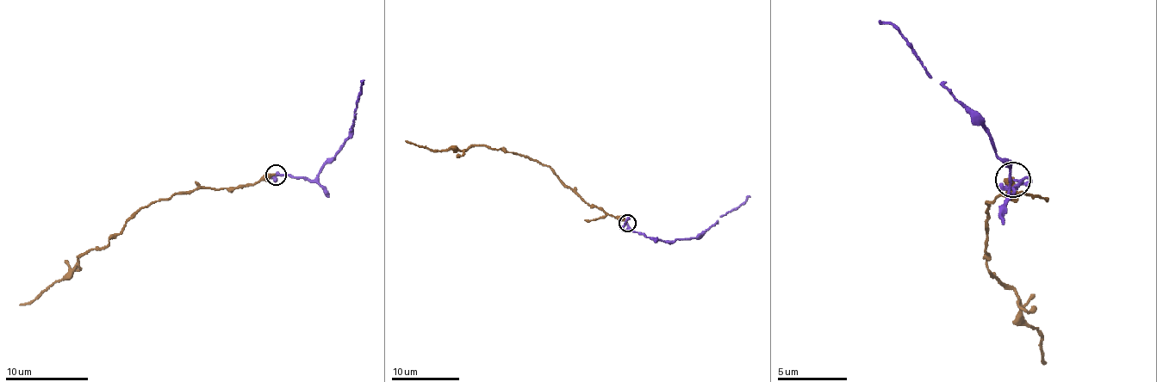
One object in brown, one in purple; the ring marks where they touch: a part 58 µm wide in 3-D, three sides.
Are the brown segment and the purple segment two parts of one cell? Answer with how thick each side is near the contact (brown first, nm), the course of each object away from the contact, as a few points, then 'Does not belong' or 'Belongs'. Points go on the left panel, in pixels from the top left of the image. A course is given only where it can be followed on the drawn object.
Thickness 340 nm (brown) against 150 nm. Course of brown: (276, 173), (237, 187), (197, 187), (140, 209), (100, 249), (81, 254), (74, 268), (60, 280), (19, 305). Course of purple: (276, 175), (314, 180), (334, 157), (346, 139), (362, 79). Belongs

